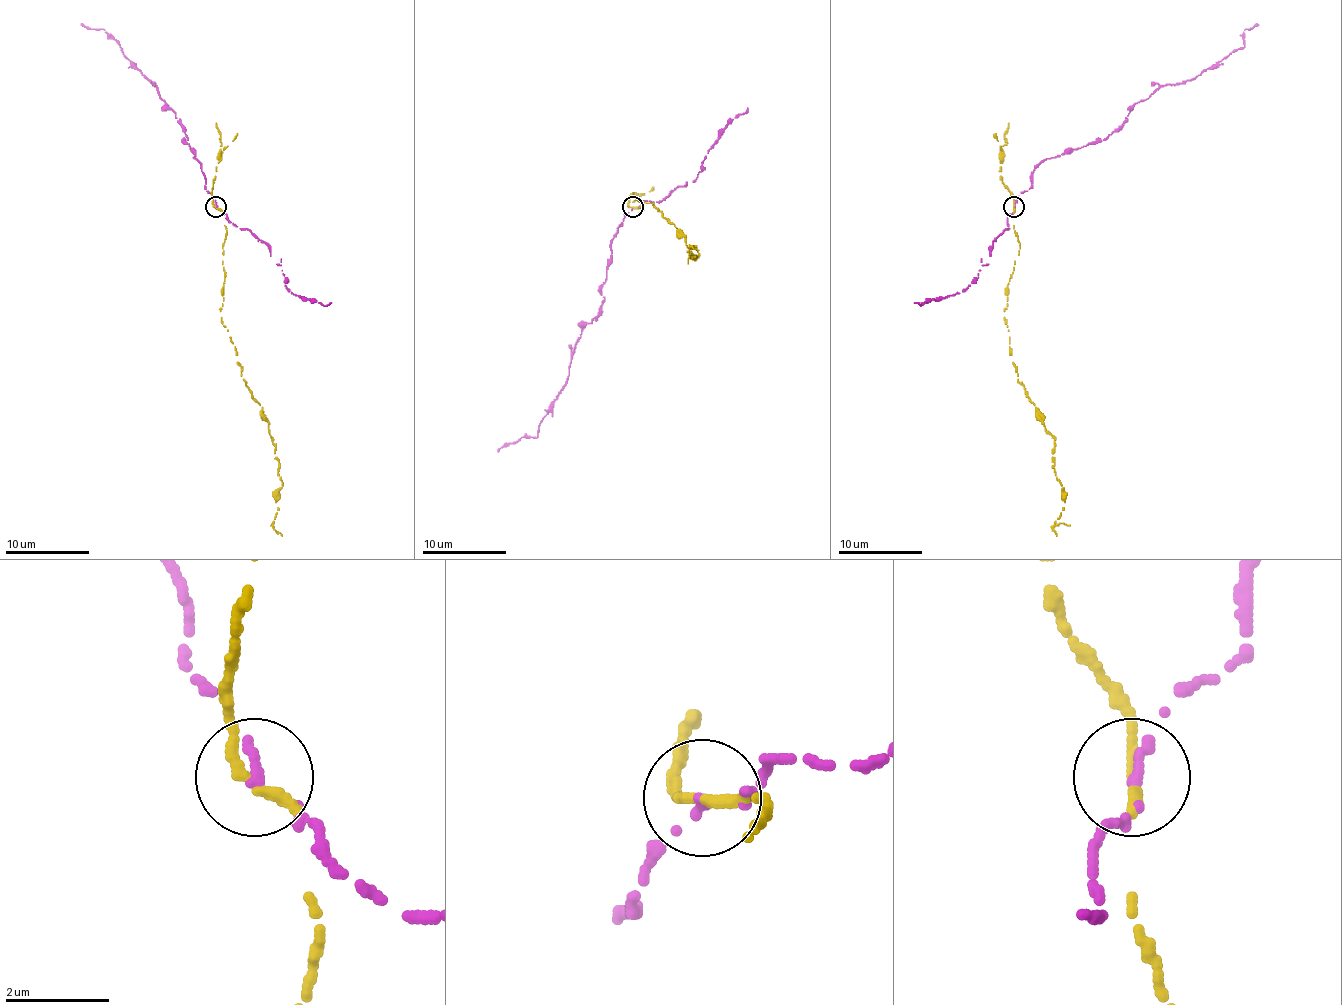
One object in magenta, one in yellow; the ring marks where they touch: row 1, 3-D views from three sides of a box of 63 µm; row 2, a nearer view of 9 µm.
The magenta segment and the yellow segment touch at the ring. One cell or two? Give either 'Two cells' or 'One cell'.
Two cells

